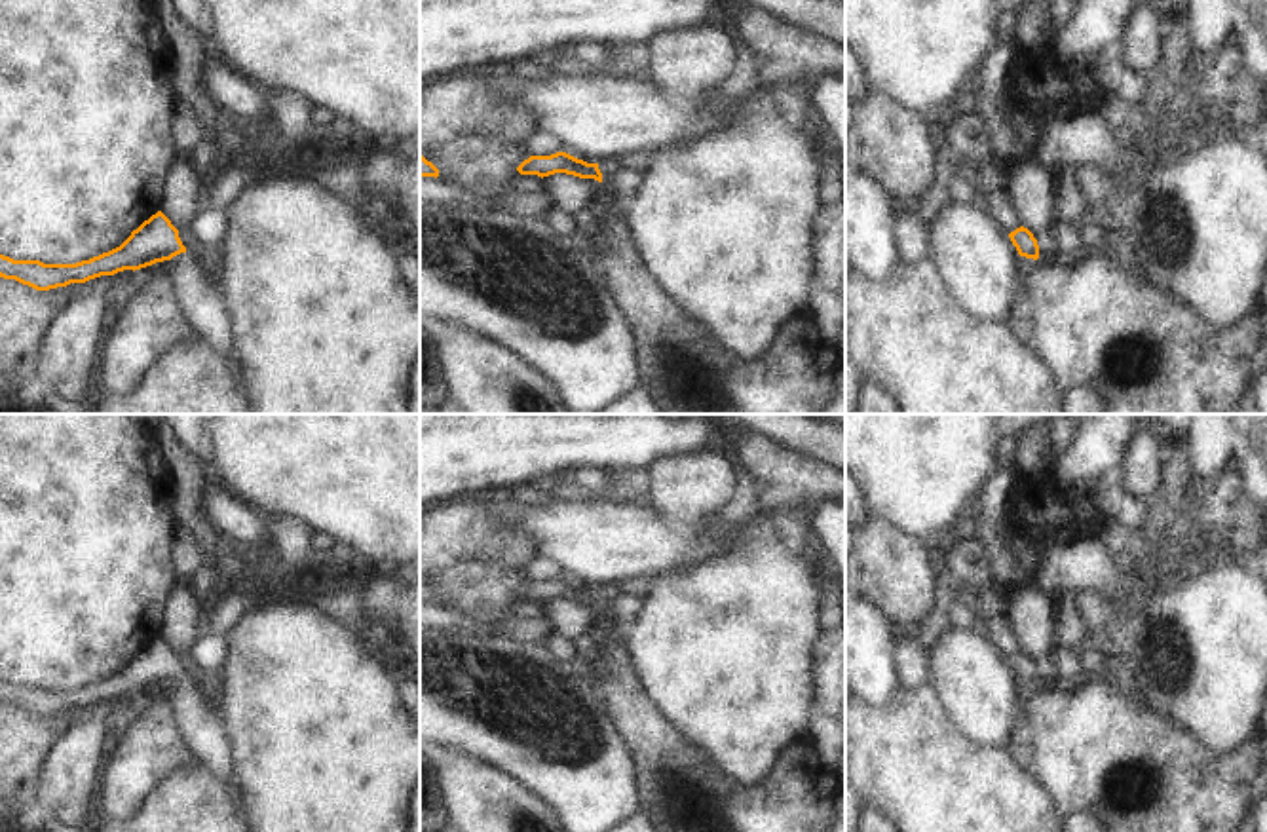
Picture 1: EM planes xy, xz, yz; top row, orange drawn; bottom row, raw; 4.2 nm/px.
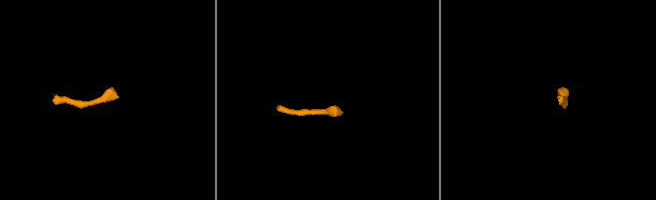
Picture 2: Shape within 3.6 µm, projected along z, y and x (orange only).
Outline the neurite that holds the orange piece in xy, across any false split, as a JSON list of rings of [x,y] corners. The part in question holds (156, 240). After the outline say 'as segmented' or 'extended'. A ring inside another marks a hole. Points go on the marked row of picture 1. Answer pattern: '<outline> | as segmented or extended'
[[[161,211],[133,230],[120,247],[76,264],[44,264],[0,255],[0,277],[15,279],[36,291],[49,291],[123,270],[135,272],[163,260],[175,279],[177,300],[194,332],[232,359],[232,321],[224,298]]] | extended

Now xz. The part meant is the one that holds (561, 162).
[[[557,152],[551,156],[530,156],[517,167],[520,175],[538,175],[543,179],[555,173],[566,173],[579,179],[595,179],[598,182],[604,182],[606,177],[615,173],[617,169],[617,158],[608,158],[600,163],[587,163],[566,152]]] | extended

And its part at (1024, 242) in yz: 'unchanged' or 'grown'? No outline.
grown

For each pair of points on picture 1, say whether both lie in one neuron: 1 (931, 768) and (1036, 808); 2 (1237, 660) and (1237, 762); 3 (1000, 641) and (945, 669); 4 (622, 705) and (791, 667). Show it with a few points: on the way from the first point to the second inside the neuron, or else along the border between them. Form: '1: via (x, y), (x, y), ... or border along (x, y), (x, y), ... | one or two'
1: via (958, 794), (971, 808), (1009, 808) | one
2: border along (1193, 736), (1214, 753), (1229, 753), (1247, 741) | two
3: border along (979, 625), (1007, 660) | two
4: border along (629, 660), (650, 703), (680, 732) | two

